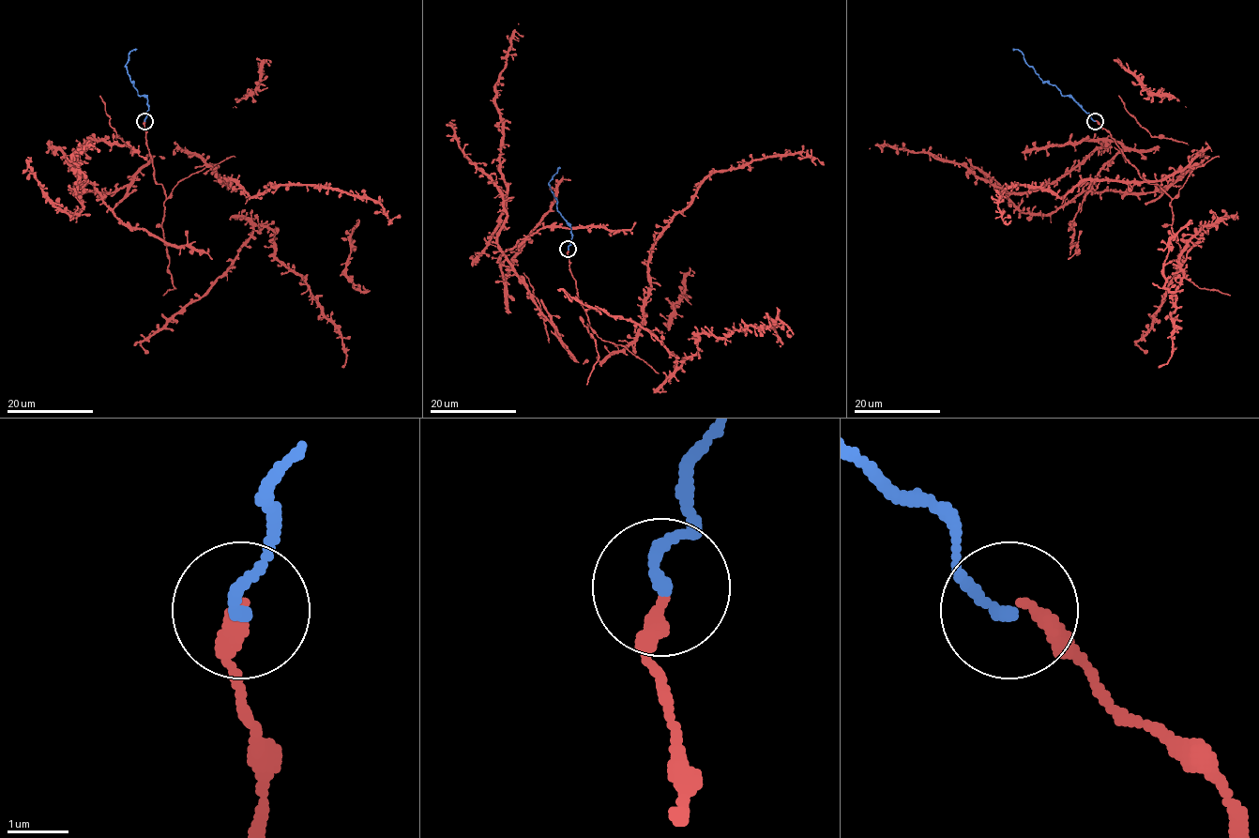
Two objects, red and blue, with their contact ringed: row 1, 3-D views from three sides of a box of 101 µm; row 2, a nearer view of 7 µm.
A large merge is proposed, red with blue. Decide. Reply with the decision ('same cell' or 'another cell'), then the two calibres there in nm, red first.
same cell; 240 nm thick on the red side, 200 nm on the other

